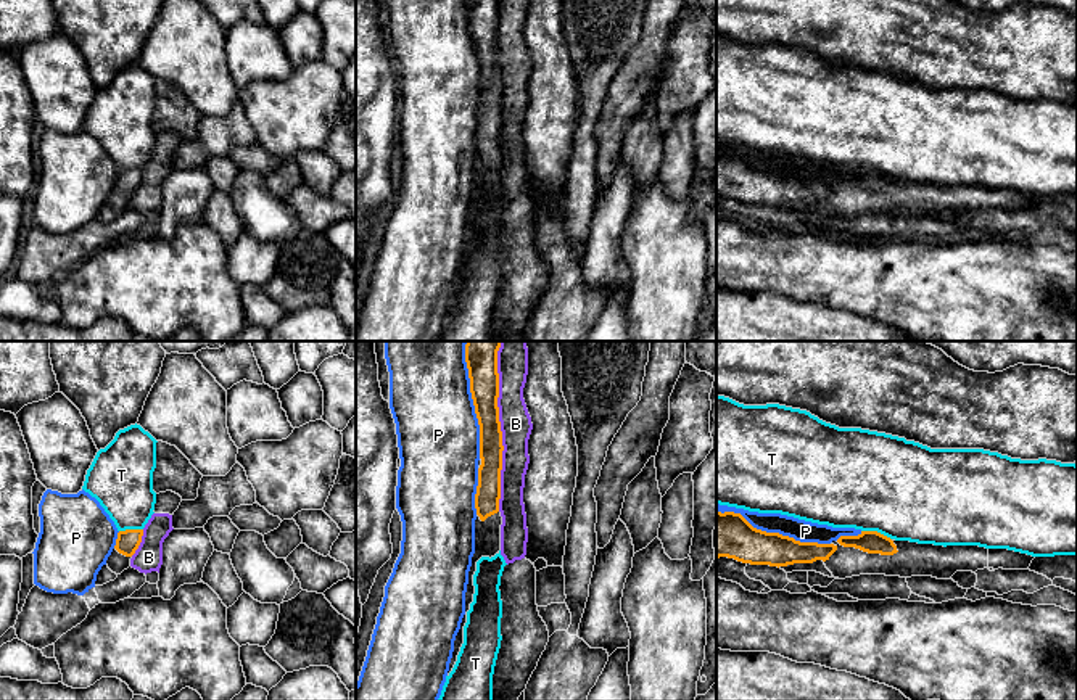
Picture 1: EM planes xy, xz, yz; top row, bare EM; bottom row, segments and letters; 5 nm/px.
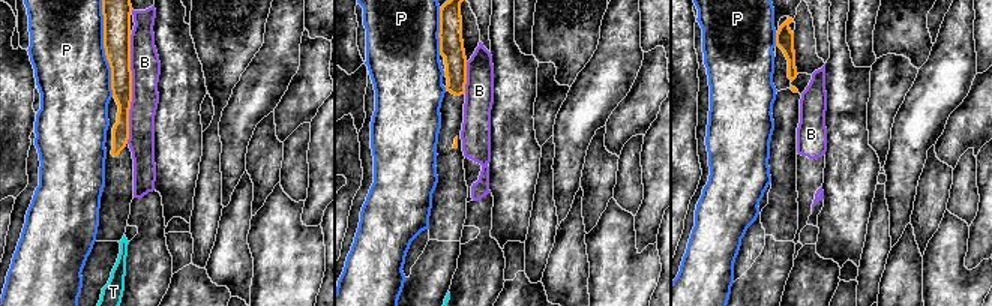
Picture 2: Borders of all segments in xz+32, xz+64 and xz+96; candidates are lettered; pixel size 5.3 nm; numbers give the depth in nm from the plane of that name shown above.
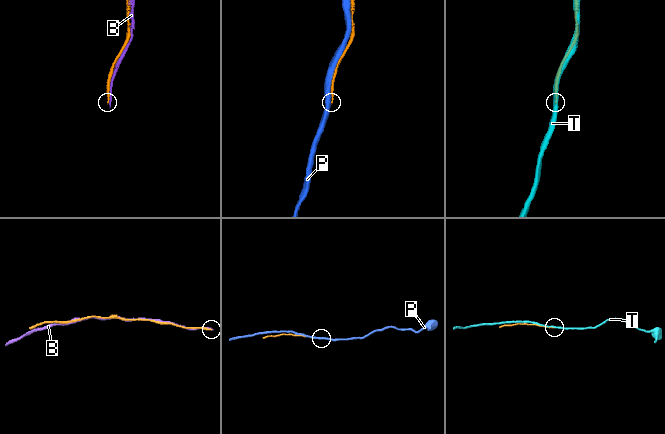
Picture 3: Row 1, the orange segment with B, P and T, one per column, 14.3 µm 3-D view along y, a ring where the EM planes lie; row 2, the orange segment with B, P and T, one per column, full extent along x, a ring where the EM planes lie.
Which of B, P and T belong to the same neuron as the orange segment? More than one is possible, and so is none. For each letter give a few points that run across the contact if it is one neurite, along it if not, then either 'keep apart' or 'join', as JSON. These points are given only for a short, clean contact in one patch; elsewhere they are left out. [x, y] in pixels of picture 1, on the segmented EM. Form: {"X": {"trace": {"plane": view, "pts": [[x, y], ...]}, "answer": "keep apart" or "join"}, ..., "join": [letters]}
{"B": {"answer": "keep apart"}, "P": {"answer": "keep apart"}, "T": {"answer": "keep apart"}, "join": []}

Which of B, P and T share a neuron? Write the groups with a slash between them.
B / P / T

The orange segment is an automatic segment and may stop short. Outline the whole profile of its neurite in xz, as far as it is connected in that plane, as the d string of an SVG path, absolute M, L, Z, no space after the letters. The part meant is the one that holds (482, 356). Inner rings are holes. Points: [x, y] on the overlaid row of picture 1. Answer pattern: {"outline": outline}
{"outline": "M467 341L465 344L470 393L480 425L478 486L475 494L475 554L468 571L465 613L473 602L477 562L481 557L491 558L501 550L502 517L499 512L499 499L504 446L497 407L499 348L501 341Z"}

